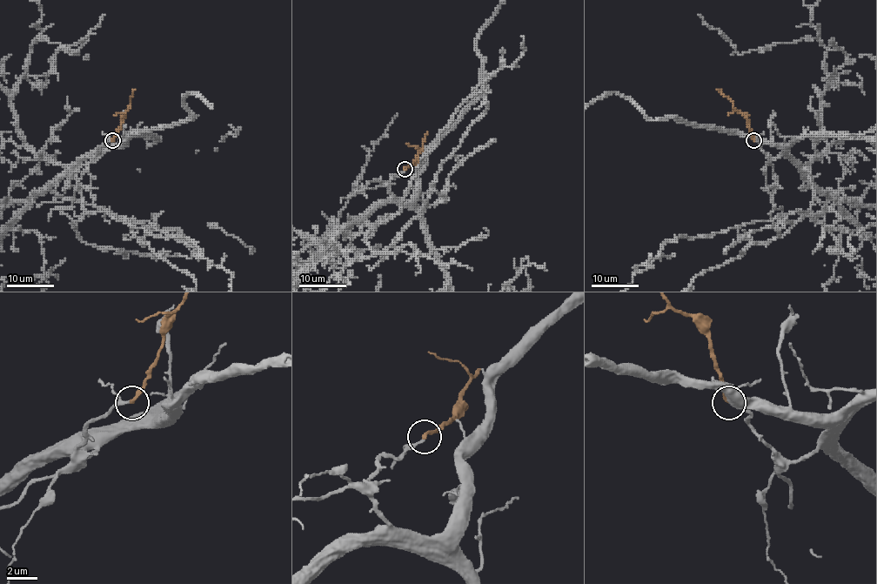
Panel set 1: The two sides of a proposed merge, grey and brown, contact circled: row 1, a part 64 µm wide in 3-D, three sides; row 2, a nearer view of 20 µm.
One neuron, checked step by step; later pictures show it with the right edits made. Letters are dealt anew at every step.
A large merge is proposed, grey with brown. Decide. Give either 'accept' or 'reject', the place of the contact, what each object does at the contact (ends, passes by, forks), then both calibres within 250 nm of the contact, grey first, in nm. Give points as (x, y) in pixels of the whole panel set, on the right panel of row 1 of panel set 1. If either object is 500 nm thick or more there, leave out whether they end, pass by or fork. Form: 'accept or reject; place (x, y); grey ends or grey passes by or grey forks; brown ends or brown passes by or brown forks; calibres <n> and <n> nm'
accept; place (753, 140); grey passes by; brown ends; calibres 140 and 220 nm

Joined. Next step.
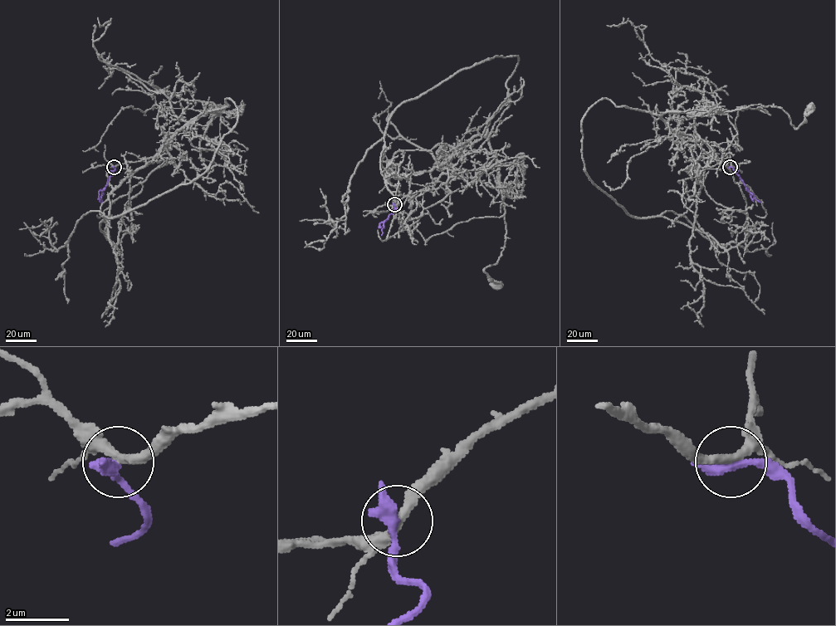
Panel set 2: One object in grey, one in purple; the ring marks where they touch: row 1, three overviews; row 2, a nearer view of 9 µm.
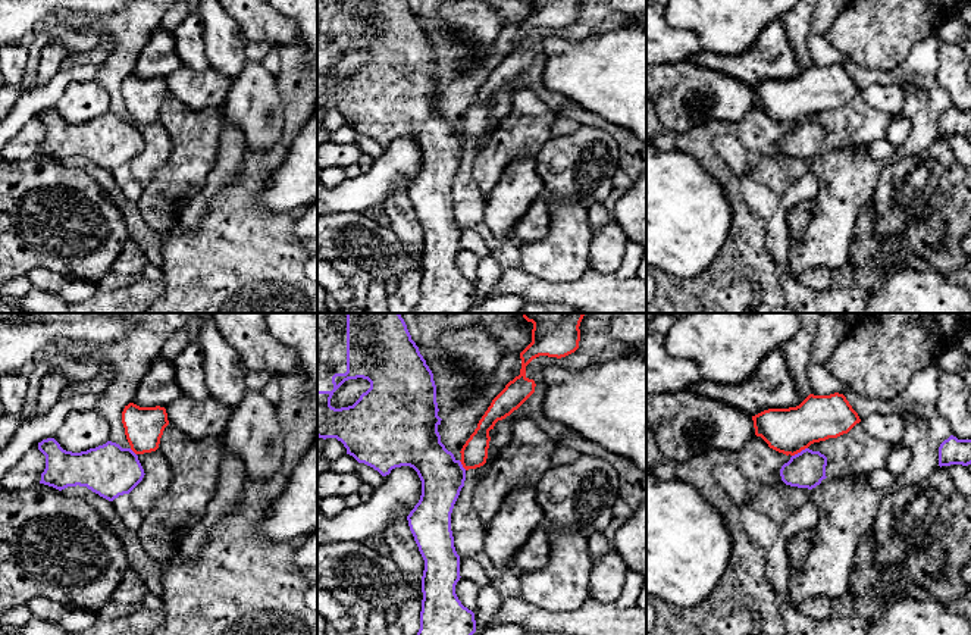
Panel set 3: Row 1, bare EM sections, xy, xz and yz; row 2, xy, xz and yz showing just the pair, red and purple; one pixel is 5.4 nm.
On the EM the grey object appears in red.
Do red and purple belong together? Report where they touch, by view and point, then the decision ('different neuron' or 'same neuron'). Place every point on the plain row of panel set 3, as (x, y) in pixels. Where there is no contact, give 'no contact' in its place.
meets red in yz at (799, 122); different neuron

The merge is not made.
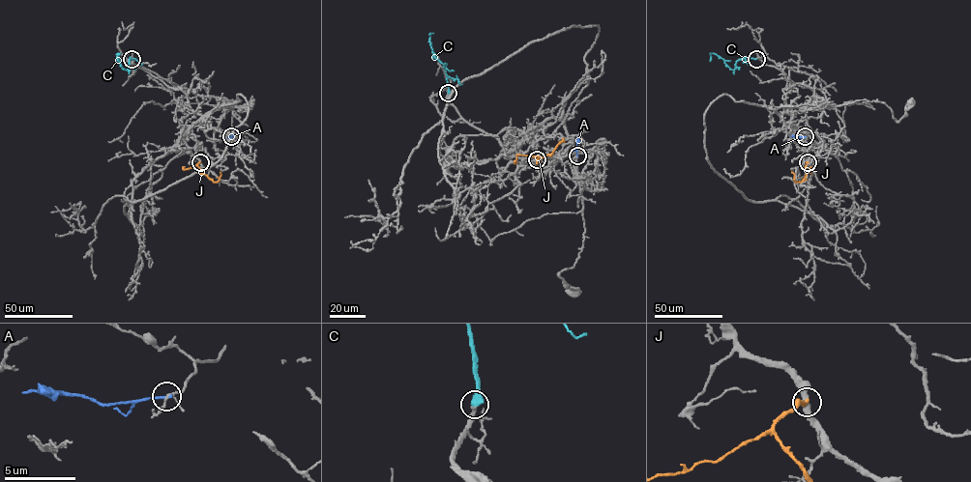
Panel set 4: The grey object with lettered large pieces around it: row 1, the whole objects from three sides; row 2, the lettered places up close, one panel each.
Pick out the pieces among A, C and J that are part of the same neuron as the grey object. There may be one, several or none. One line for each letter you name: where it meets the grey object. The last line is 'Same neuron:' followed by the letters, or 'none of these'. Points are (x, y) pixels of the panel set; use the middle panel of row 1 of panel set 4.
C: Touches grey at (448, 93)
Same neuron: C

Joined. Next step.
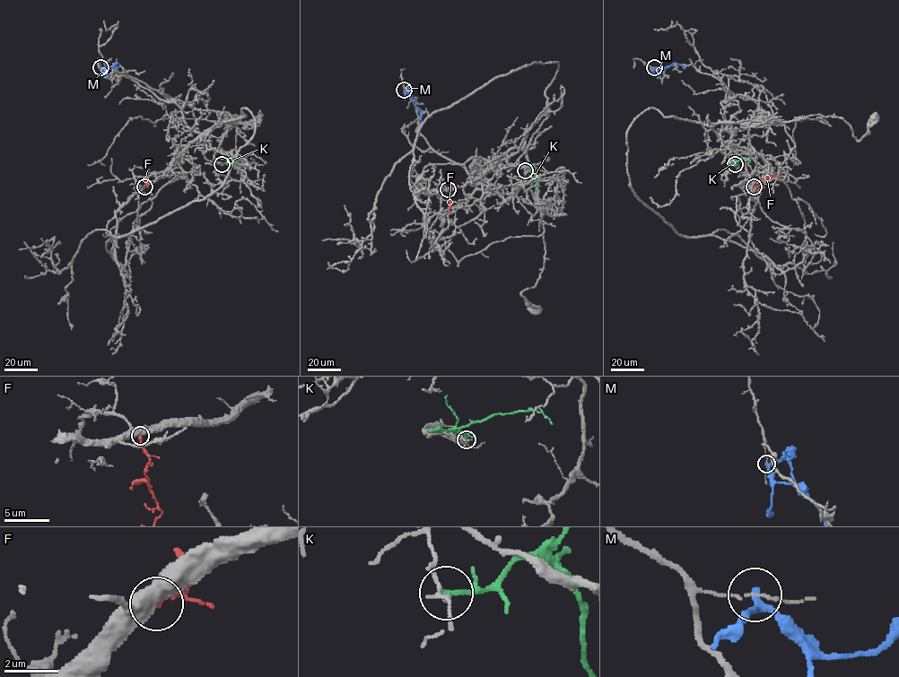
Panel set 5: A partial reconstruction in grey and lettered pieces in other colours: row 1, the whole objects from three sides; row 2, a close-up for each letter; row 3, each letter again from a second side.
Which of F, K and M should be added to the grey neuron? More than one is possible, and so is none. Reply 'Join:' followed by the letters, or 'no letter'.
Join: no letter

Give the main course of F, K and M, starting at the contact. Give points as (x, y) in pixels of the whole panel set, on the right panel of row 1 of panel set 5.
F: (754, 186), (776, 174)
K: (735, 164), (733, 162), (740, 160), (750, 161)
M: (654, 67), (658, 70), (675, 63), (685, 67)

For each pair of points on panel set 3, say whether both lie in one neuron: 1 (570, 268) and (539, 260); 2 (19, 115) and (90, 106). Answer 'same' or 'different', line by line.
1: same
2: different

